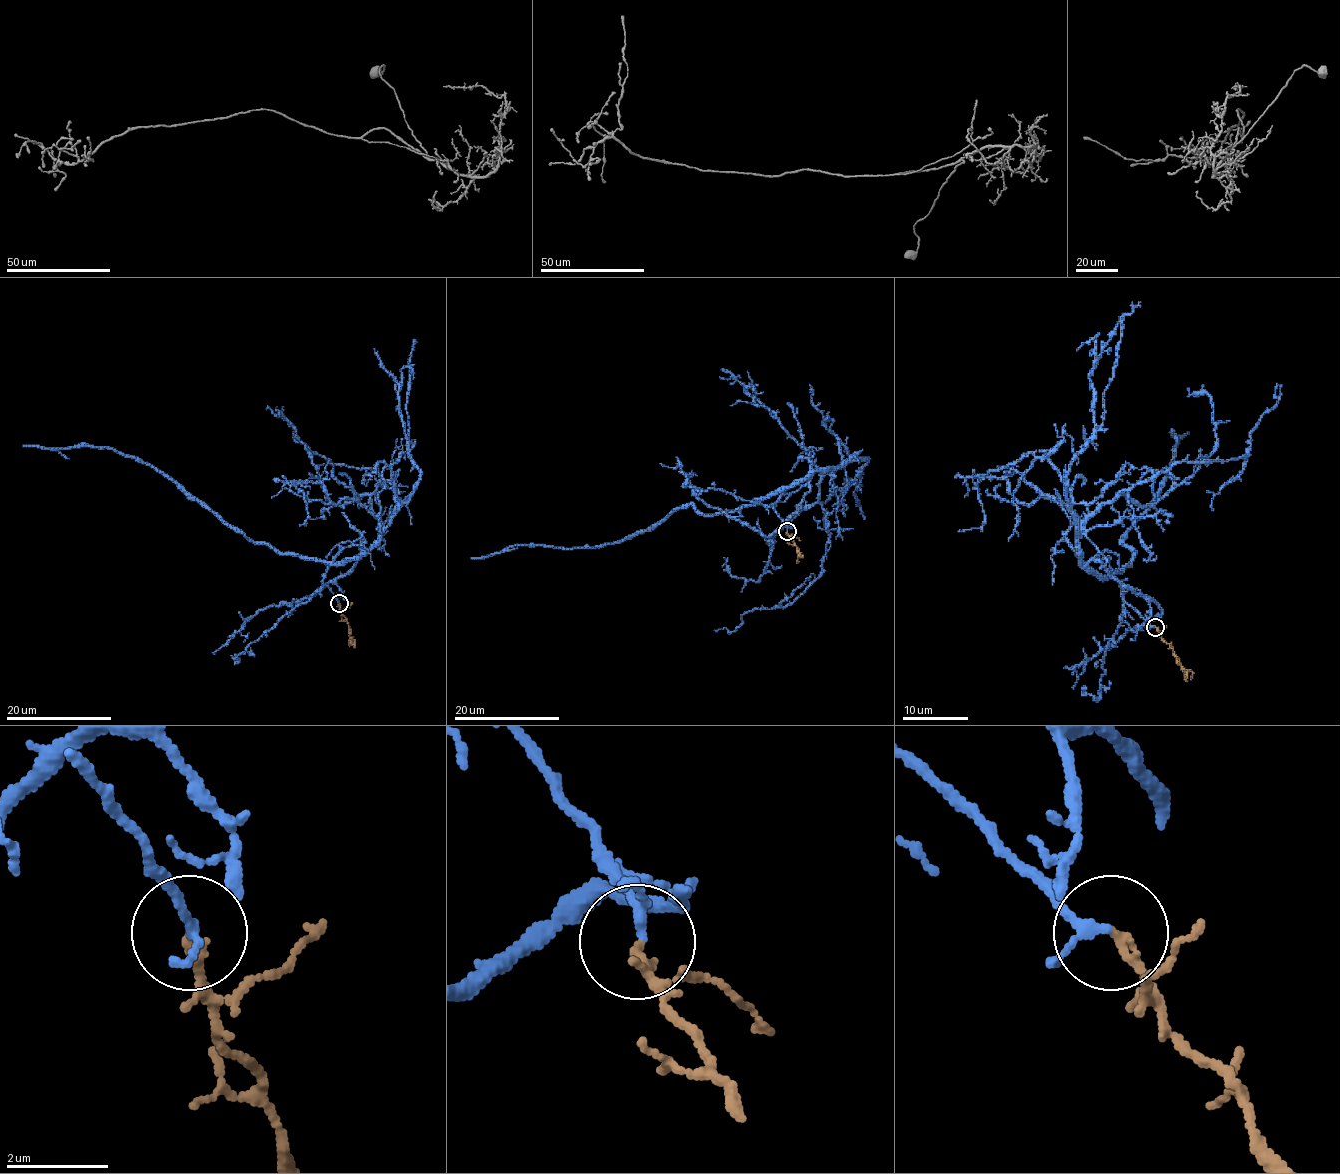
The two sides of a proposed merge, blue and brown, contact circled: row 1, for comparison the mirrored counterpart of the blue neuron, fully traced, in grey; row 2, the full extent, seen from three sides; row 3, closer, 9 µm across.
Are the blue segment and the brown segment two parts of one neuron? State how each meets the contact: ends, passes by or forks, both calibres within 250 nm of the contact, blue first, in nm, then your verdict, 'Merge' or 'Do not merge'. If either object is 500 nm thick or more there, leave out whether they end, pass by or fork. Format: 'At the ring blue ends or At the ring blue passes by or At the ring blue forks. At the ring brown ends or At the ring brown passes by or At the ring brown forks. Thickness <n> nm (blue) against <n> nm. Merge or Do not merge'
At the ring blue passes by. At the ring brown ends. Thickness 150 nm (blue) against 190 nm. Merge

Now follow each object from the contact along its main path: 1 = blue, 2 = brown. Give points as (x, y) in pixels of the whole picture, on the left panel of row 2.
1: (339, 604), (323, 582), (330, 563), (277, 552), (265, 544), (254, 544), (148, 465), (106, 448), (23, 445)
2: (339, 604), (339, 610), (348, 622), (349, 646)

